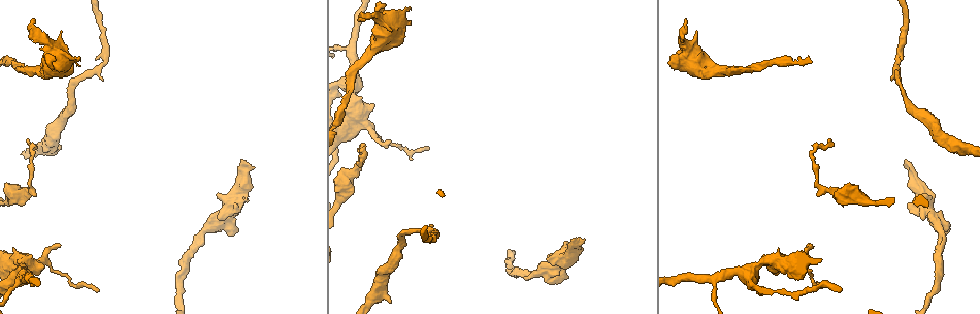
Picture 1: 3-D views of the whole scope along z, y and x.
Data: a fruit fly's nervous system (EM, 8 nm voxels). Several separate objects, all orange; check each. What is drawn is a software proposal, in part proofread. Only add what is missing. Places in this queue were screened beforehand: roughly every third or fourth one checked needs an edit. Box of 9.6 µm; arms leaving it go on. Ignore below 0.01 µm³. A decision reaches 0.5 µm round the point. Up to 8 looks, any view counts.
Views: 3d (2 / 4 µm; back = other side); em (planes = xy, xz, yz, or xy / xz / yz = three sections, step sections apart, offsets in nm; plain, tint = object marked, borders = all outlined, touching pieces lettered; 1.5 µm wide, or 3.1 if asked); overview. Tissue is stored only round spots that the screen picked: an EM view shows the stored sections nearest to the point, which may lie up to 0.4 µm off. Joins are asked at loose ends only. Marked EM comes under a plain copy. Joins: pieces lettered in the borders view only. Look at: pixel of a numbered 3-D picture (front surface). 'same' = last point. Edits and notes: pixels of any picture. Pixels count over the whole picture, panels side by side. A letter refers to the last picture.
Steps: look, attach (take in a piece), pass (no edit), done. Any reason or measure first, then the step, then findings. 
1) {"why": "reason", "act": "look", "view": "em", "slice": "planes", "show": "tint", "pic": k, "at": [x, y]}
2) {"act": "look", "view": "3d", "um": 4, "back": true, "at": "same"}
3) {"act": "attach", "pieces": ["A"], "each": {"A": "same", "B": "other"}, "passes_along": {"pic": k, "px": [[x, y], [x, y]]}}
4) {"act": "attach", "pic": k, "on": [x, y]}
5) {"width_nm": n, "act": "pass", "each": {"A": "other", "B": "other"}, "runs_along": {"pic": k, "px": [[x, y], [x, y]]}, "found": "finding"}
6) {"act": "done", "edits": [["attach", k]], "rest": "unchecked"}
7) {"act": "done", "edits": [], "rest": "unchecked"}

{"why": "free end", "act": "look", "view": "em", "slice": "planes", "show": "borders", "pic": 1, "at": [388, 139]}

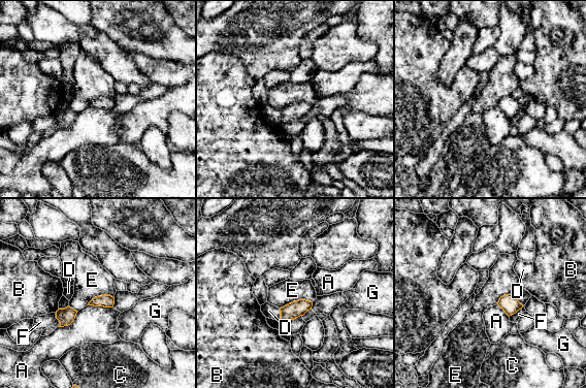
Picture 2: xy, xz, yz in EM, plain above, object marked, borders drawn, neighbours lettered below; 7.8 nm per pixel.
{"longest_contact_nm": ["E", 260], "act": "pass", "each": {"A": "other", "B": "other", "C": "other", "D": "other", "E": "other", "F": "other", "G": "other"}, "found": "none of them fits"}

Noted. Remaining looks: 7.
{"why": "tapers out", "act": "look", "view": "3d", "um": 2, "pic": 1, "at": [428, 148]}

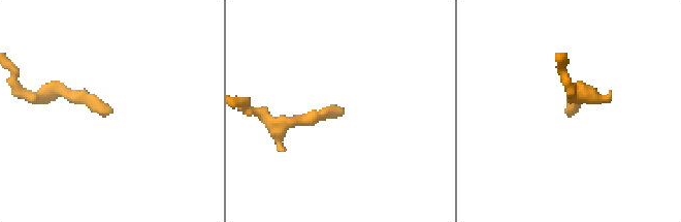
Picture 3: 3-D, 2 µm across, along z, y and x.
{"why": "now the EM", "act": "look", "view": "em", "slice": "planes", "show": "borders", "pic": 3, "at": [570, 116]}

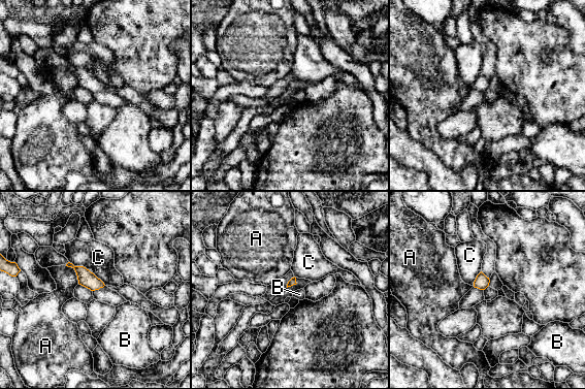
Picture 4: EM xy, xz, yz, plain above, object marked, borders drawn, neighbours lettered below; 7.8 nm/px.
{"longest_contact_nm": ["A", 200], "act": "pass", "each": {"A": "other", "B": "other", "C": "other"}, "border": {"pic": 4, "px": [[65, 264], [74, 270], [79, 284]]}, "found": "none of them fits"}

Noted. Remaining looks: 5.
{"why": "tapers out", "act": "look", "view": "3d", "um": 4, "pic": 1, "at": [34, 18]}

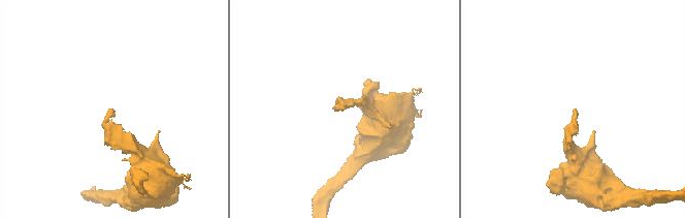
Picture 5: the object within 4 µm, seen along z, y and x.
{"act": "look", "view": "em", "slice": "planes", "show": "borders", "pic": 5, "at": [573, 111]}

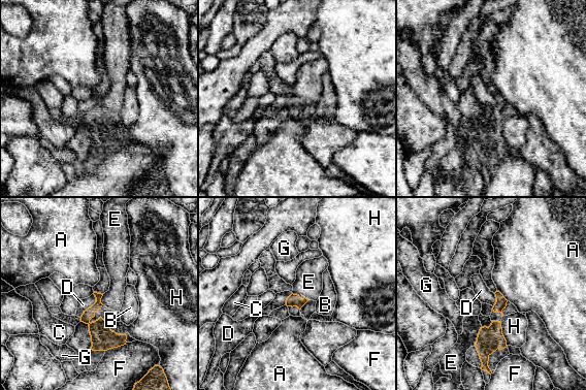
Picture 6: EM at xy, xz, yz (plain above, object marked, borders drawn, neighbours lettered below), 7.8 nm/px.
{"longest_contact_nm": ["D", 220], "act": "pass", "each": {"A": "other", "B": "other", "C": "other", "D": "other", "E": "other", "F": "other", "G": "other", "H": "other"}, "border": {"pic": 6, "px": [[93, 293], [95, 301], [79, 317]]}, "found": "no lettered piece goes on from it"}

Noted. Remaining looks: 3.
{"act": "done", "edits": [], "rest": "unchecked"}

